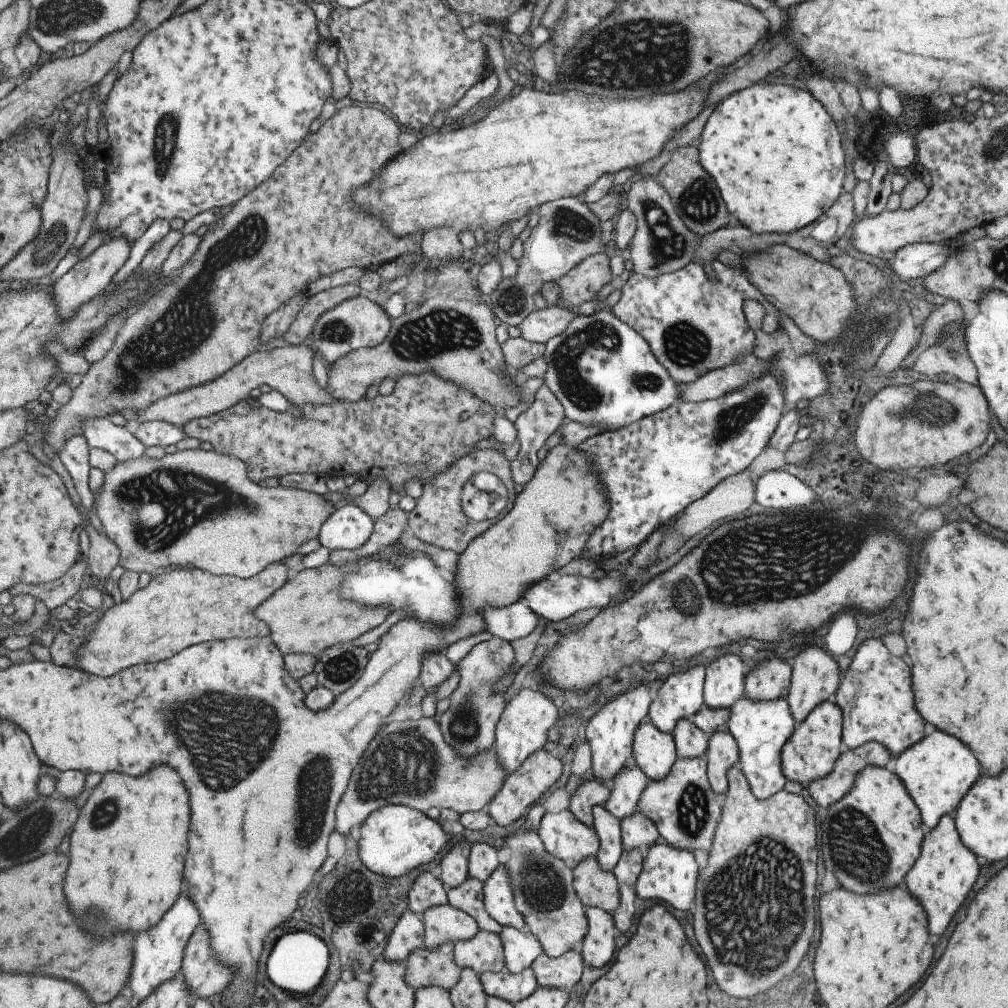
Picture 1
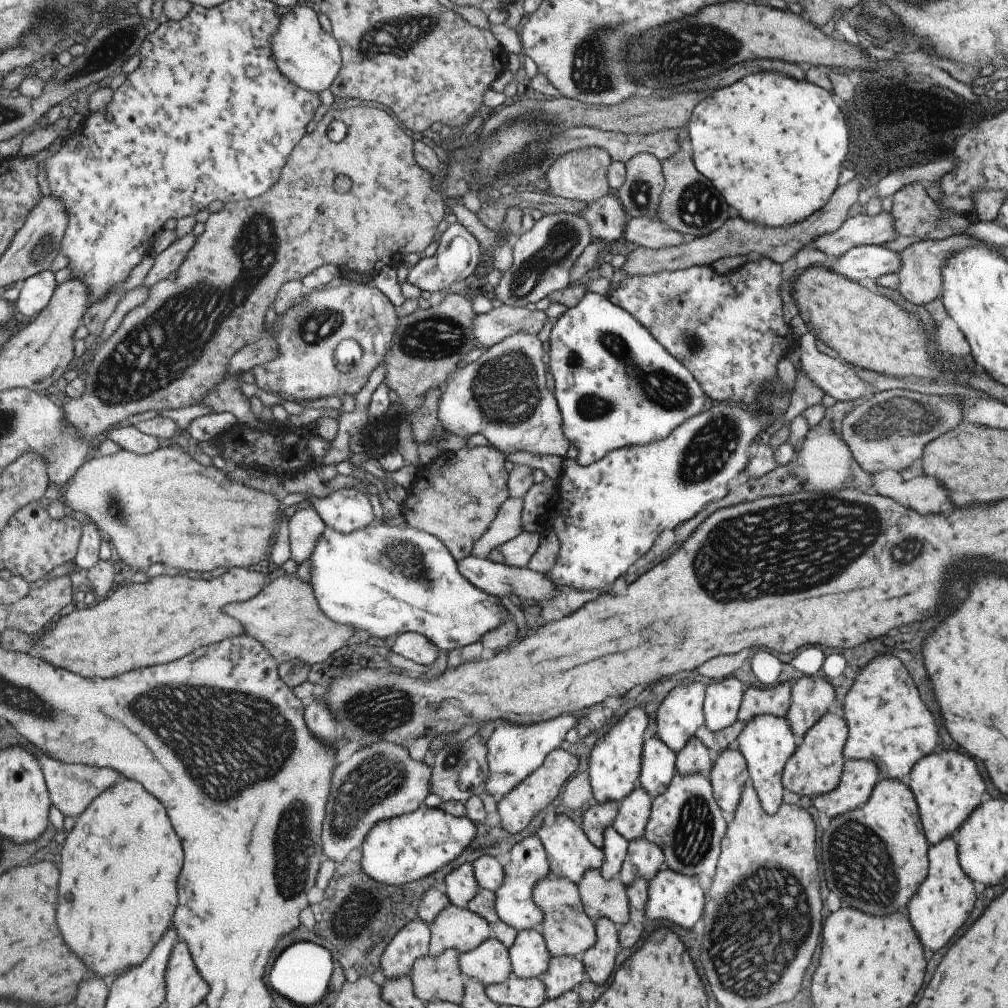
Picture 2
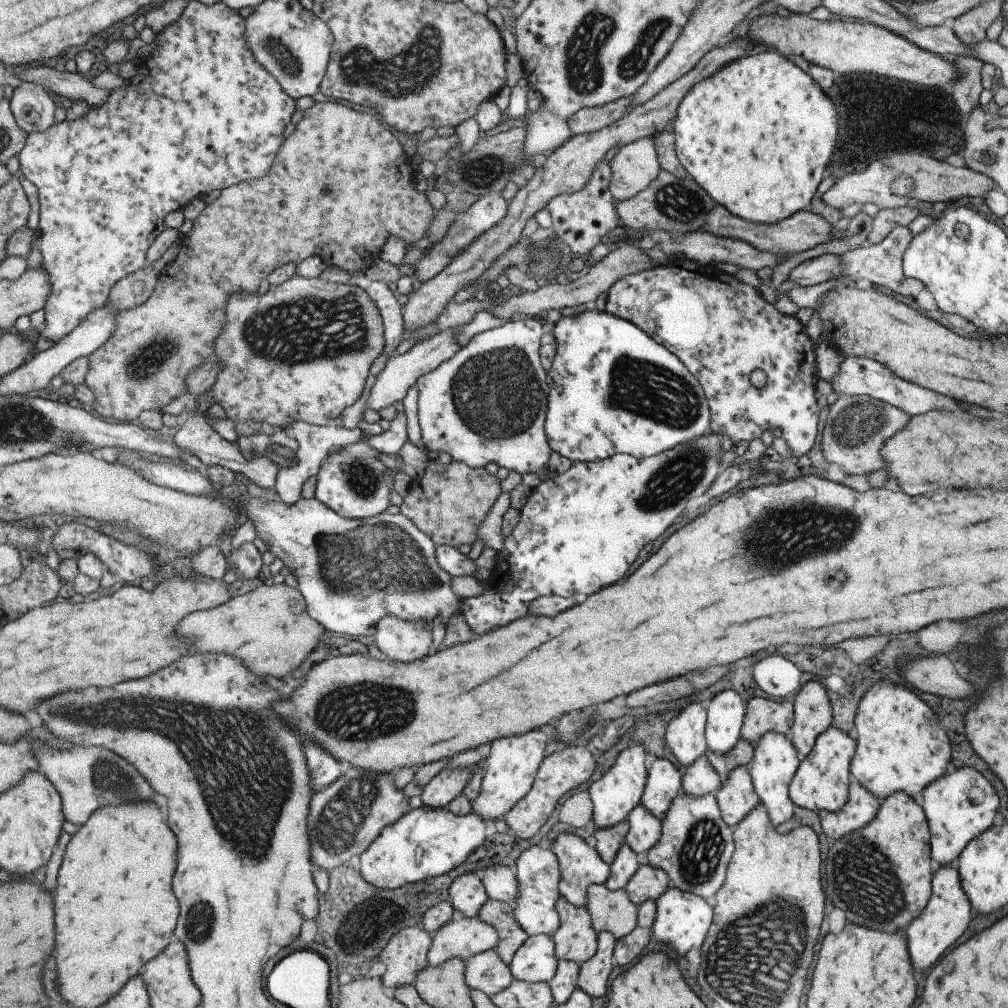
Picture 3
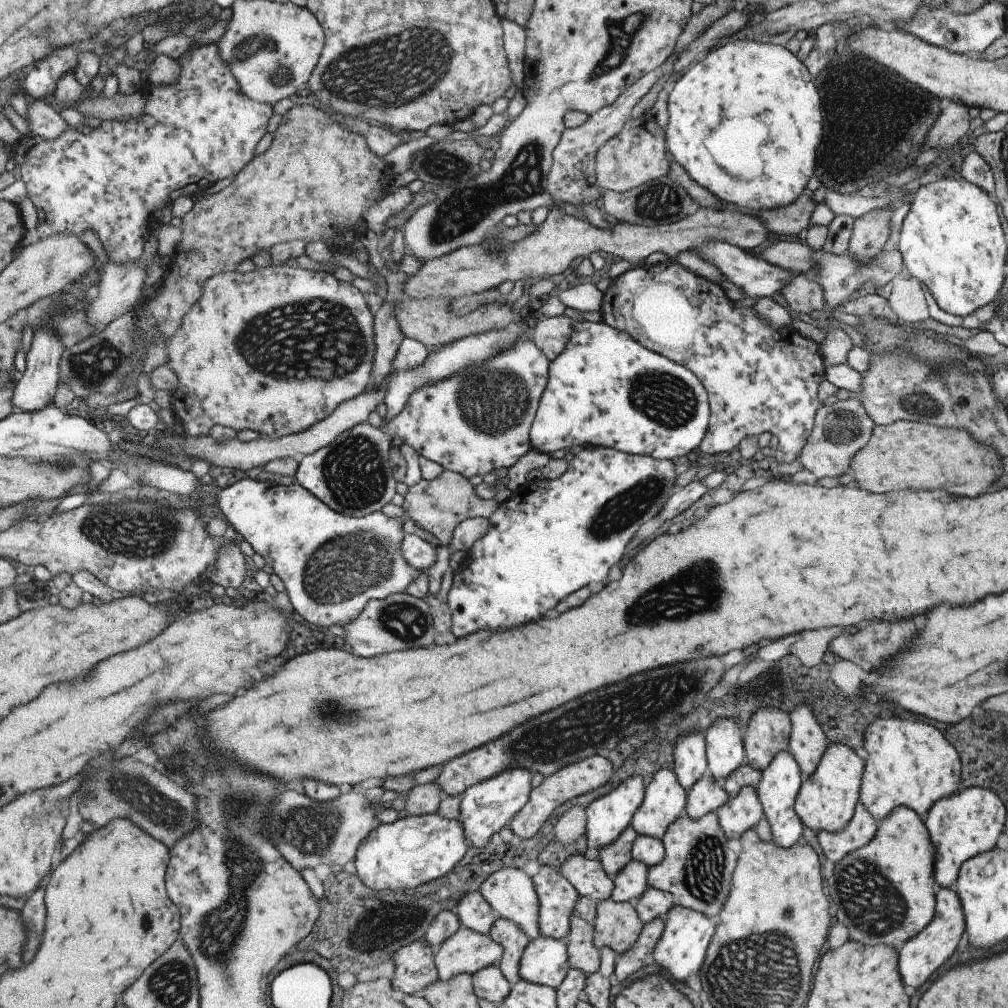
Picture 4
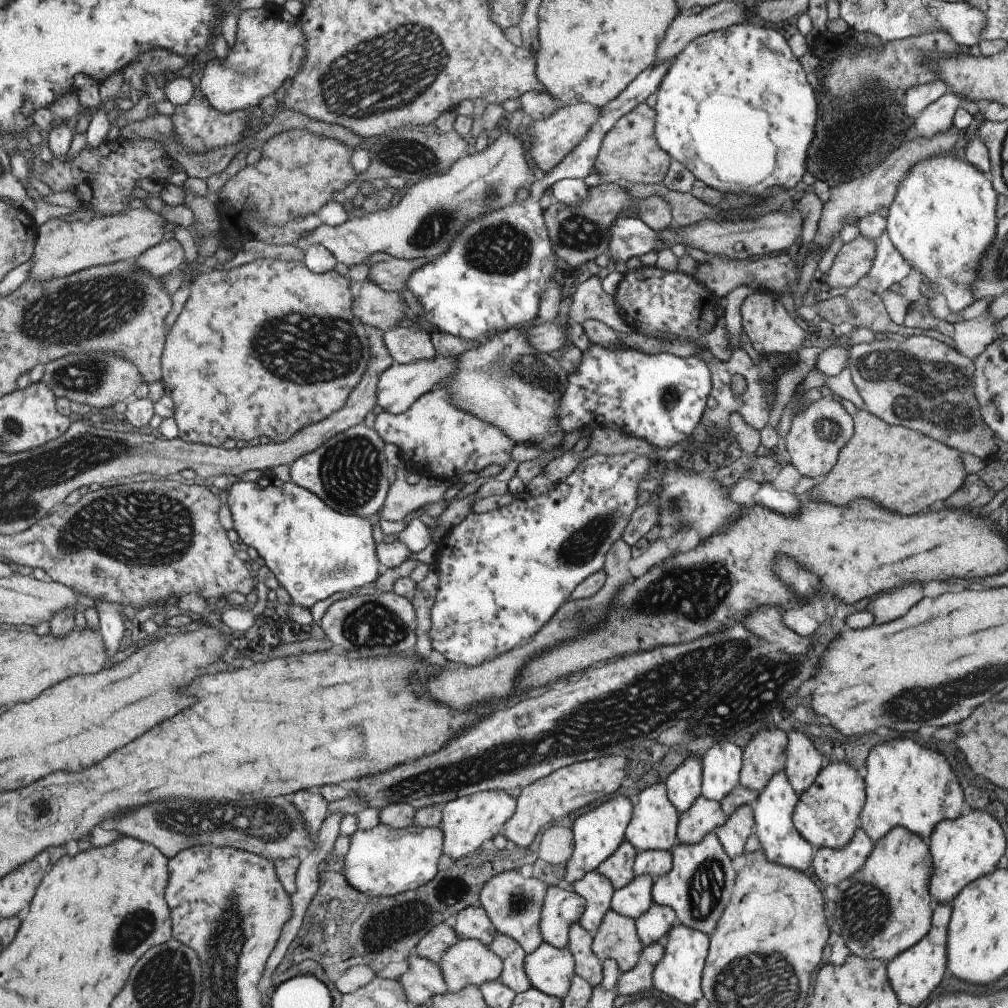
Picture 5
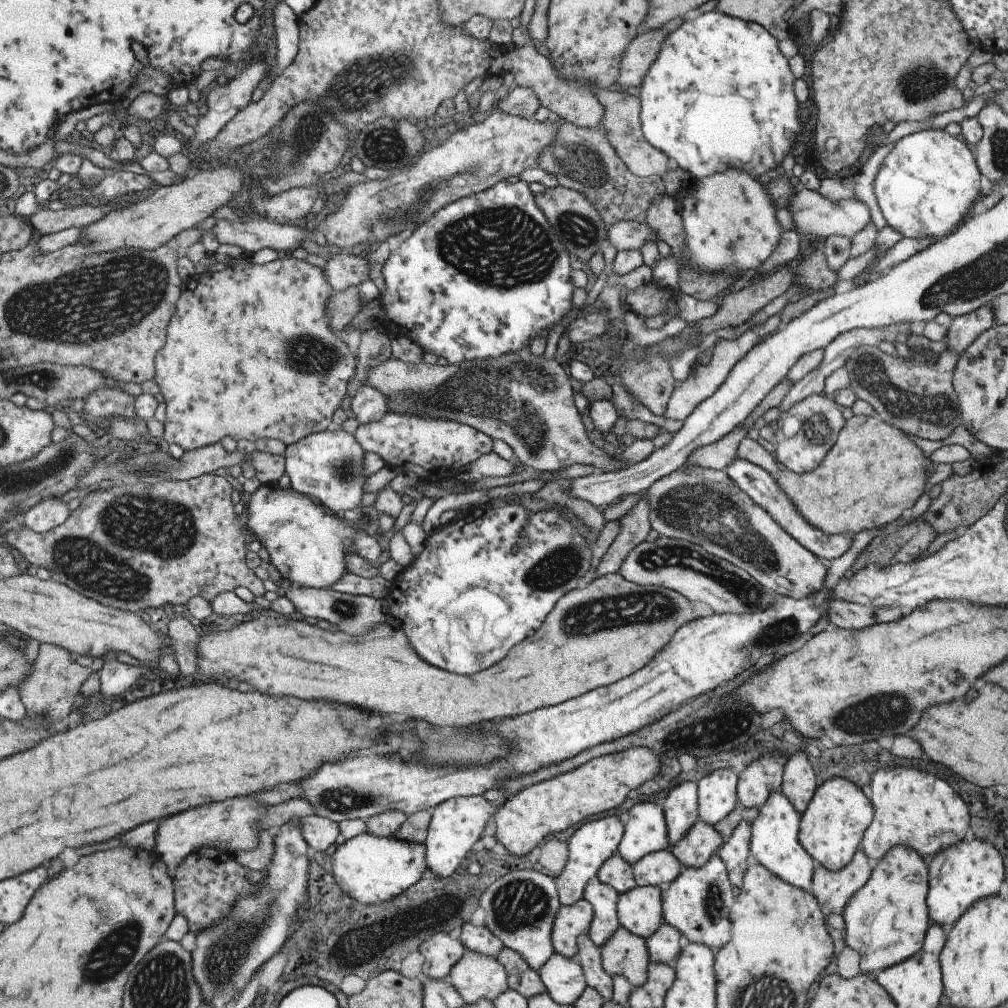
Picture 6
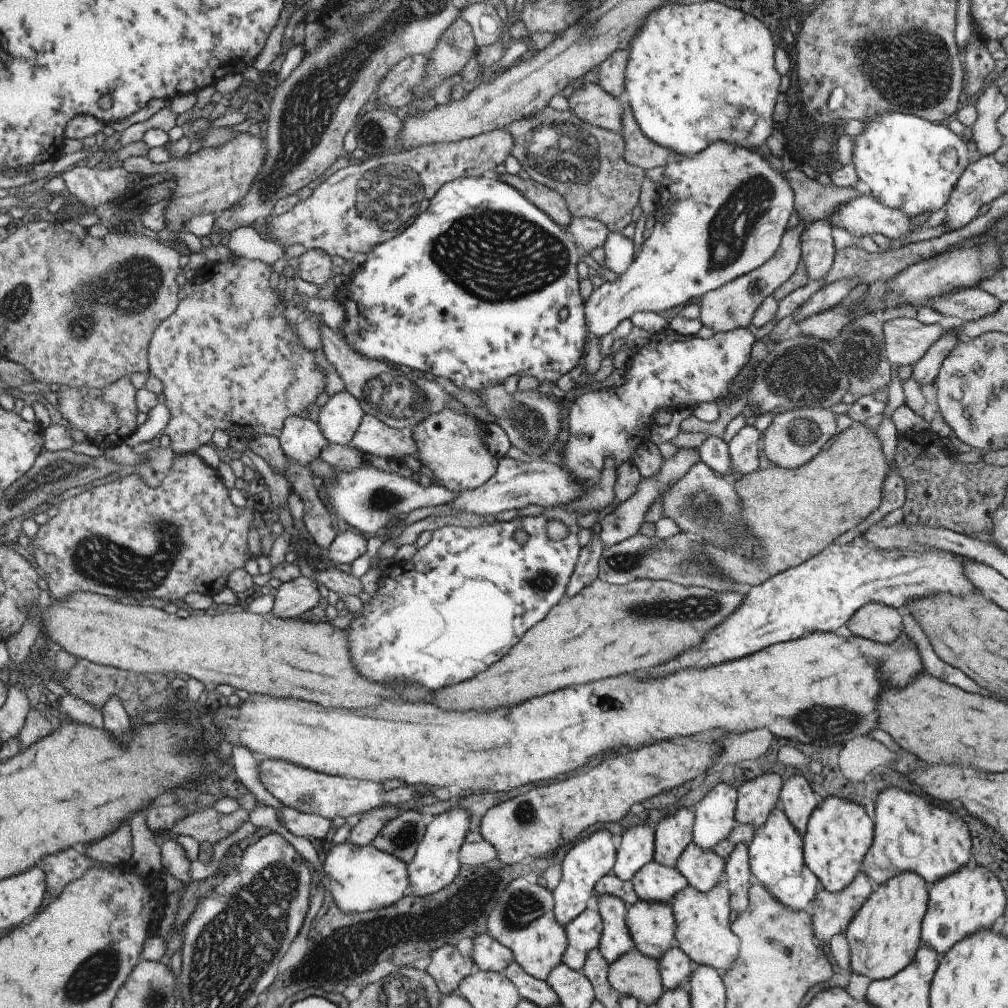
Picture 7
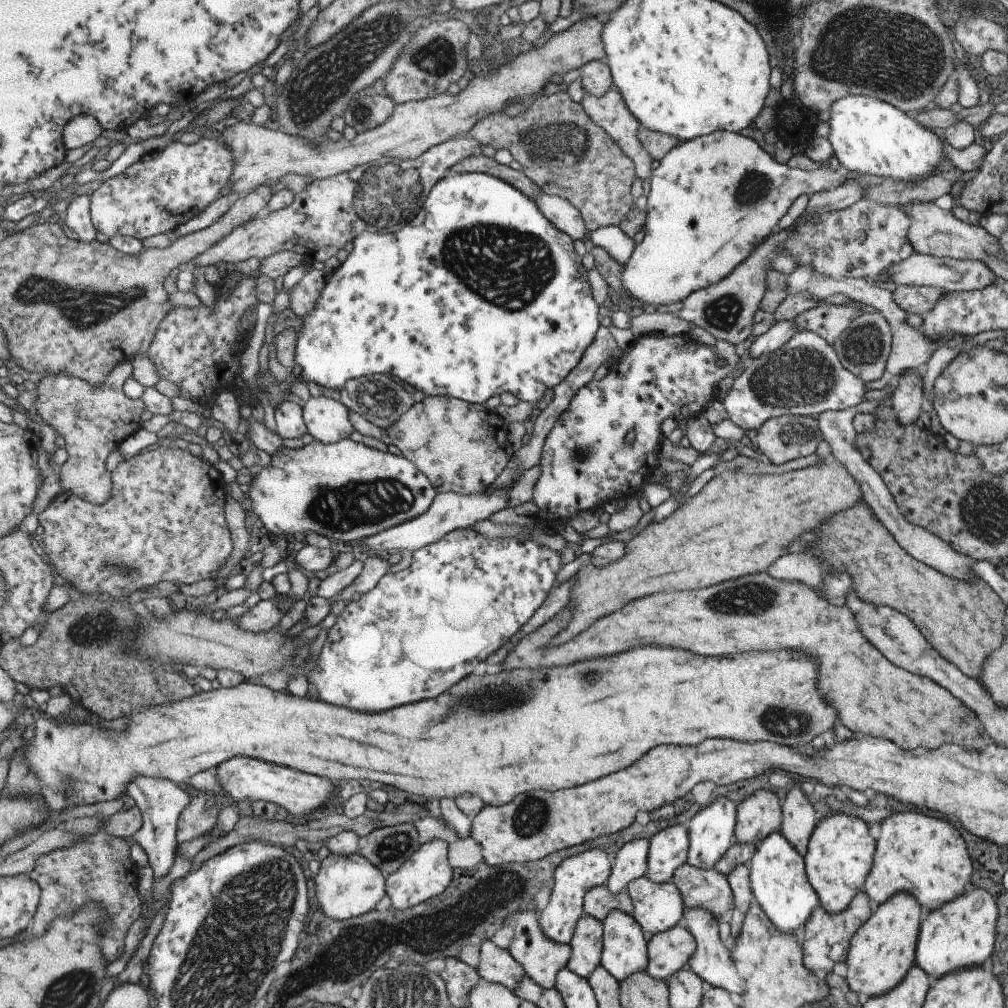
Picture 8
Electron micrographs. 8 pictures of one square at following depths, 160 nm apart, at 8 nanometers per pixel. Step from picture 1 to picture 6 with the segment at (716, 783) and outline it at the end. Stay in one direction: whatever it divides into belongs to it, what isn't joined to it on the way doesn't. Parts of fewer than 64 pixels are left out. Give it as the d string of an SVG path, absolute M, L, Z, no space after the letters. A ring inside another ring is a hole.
M741 819L716 850L718 857L724 862L729 882L738 889L741 886L742 874L748 867L749 839L750 826L745 819Z

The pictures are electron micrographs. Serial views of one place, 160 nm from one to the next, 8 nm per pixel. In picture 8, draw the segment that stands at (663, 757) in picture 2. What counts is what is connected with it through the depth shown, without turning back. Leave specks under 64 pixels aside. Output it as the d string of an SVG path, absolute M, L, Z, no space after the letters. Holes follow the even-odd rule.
M643 838L628 841L611 858L605 886L614 895L621 894L629 881L646 874L648 842Z

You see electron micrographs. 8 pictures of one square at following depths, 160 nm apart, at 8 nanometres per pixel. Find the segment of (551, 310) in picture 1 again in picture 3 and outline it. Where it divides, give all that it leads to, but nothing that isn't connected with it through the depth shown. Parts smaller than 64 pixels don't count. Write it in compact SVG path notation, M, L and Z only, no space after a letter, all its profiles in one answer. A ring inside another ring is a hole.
M448 327L434 337L411 346L406 353L389 359L373 382L367 385L365 390L365 393L368 394L366 408L378 411L397 402L397 400L401 401L405 392L414 385L421 375L437 368L443 361L449 360L461 347L455 341L455 327Z

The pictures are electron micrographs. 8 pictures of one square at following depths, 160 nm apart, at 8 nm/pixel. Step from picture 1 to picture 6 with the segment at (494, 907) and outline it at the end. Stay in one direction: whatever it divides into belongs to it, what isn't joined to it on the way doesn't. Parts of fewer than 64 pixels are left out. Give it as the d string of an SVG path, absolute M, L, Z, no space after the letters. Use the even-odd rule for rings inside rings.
M583 898L570 905L559 905L552 920L550 939L555 953L573 958L576 940L586 933L592 920L592 908Z

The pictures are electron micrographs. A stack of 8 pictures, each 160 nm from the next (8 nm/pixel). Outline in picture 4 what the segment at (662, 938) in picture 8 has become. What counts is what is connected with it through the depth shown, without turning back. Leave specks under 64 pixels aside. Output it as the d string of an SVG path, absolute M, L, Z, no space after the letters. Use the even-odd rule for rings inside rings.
M635 859L629 862L611 878L613 890L610 897L615 902L634 902L649 886L646 881L647 867Z

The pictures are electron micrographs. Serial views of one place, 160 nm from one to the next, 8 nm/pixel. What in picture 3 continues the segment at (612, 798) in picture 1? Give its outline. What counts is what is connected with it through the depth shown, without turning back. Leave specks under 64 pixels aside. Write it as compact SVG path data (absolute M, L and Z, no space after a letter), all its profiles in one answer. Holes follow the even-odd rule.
M641 803L627 813L626 819L628 831L624 842L635 854L645 852L659 838L660 820L647 812Z

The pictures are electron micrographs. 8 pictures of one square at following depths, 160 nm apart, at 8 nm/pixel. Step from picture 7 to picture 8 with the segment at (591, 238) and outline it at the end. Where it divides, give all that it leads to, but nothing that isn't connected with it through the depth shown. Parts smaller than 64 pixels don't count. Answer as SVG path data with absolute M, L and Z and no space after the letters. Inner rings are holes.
M539 188L531 200L537 205L539 212L549 220L555 228L564 232L571 240L581 240L588 230L585 228L580 212L562 198L543 193Z

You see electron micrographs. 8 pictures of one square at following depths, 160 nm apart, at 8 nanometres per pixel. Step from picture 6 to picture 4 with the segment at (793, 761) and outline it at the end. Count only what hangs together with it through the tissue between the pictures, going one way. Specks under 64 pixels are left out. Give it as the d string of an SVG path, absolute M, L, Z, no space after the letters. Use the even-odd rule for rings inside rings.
M796 704L788 714L791 732L787 751L793 756L801 776L811 774L828 744L816 716L805 704Z

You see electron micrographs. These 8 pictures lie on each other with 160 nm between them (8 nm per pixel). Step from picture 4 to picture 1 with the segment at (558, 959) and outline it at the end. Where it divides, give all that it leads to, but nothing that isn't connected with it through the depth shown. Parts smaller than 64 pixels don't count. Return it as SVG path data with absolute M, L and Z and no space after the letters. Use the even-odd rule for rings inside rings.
M502 927L498 937L502 944L504 968L510 973L521 972L542 953L539 942L528 930Z

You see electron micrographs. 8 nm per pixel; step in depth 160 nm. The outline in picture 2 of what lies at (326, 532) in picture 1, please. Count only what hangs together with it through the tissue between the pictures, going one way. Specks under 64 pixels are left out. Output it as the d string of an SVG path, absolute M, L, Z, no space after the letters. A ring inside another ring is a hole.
M337 489L326 497L310 496L307 500L313 502L313 509L327 529L346 535L365 528L373 520L367 495L354 489Z

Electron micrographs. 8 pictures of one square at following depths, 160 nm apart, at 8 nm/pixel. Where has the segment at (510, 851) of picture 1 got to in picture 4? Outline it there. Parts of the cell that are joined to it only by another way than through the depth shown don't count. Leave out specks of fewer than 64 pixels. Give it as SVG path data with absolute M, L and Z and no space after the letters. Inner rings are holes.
M577 912L568 916L568 931L563 938L566 944L566 959L569 967L584 975L598 969L598 951L592 943L592 923L588 923Z

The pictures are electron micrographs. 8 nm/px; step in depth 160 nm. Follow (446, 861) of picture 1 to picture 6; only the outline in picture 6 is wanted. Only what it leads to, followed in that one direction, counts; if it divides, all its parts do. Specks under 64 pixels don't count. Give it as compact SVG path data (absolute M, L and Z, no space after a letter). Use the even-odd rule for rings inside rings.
M464 921L460 926L457 939L462 942L465 949L469 949L488 957L494 957L500 952L504 944L485 925L474 926Z

